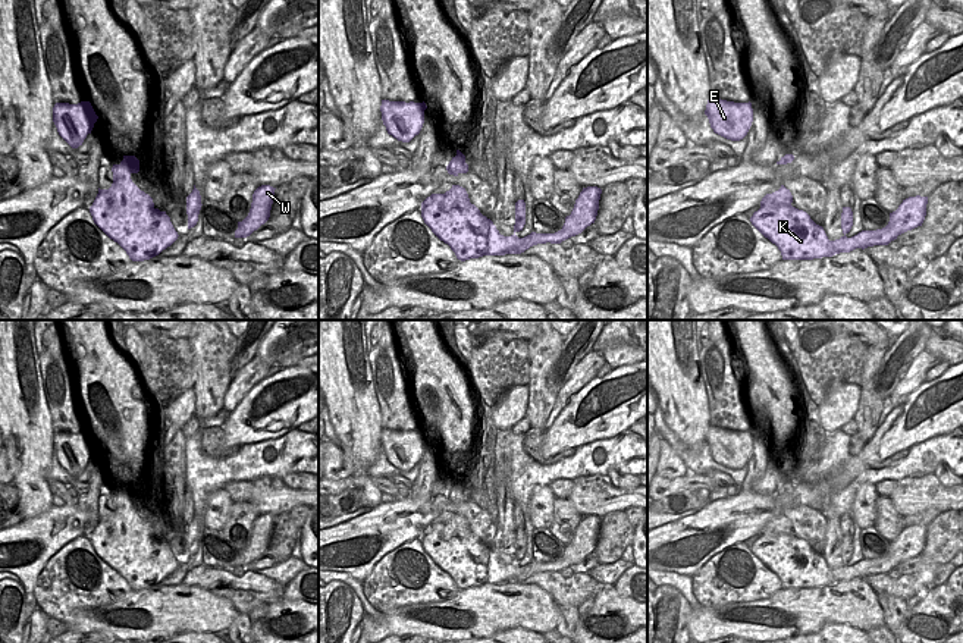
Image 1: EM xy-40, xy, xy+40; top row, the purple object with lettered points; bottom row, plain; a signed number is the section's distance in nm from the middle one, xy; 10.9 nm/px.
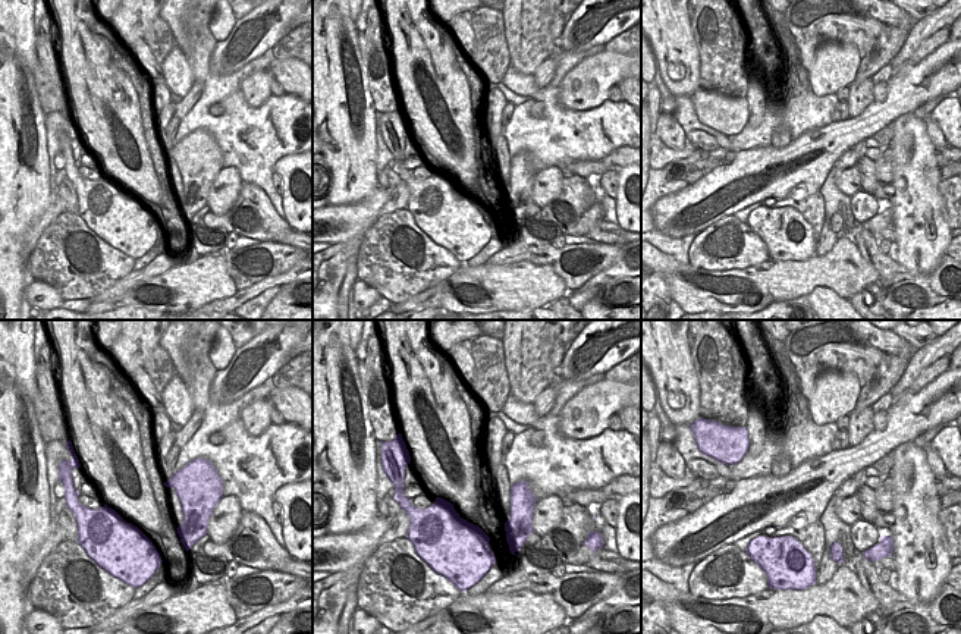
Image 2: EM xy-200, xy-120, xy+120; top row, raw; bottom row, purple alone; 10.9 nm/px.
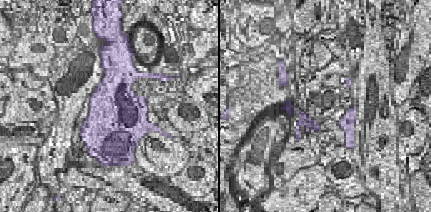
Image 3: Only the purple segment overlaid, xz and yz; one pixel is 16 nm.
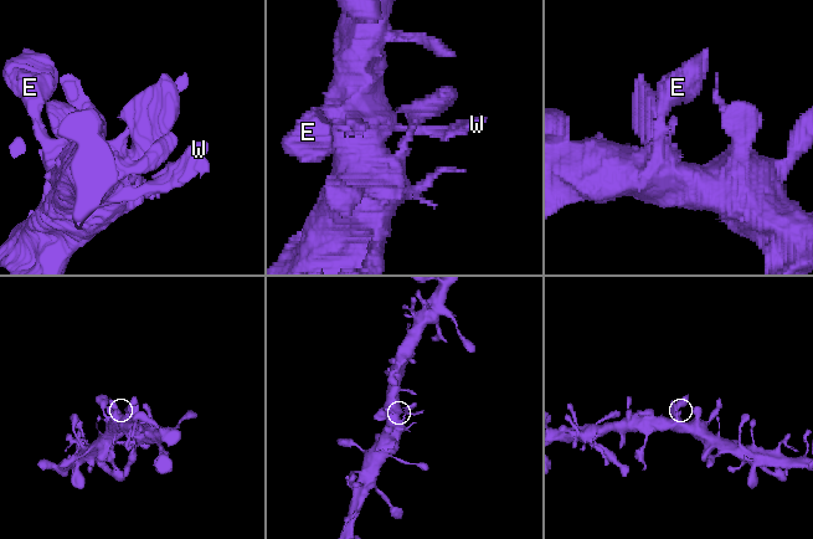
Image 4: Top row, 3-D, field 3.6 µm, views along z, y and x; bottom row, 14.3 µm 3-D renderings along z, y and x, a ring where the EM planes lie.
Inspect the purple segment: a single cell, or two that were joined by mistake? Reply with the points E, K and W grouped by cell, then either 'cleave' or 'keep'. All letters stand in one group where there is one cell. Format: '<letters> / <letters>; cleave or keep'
E K W; keep

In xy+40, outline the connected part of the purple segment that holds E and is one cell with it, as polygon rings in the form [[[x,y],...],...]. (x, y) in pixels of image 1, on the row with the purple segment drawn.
[[[709,97],[705,115],[715,134],[731,139],[743,139],[753,122],[752,103],[734,103]]]

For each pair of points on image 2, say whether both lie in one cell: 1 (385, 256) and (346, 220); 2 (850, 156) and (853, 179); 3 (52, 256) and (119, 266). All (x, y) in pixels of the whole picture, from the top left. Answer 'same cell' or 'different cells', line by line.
1: different cells
2: same cell
3: same cell

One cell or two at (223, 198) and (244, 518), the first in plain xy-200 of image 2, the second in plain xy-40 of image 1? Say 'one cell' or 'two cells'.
two cells

